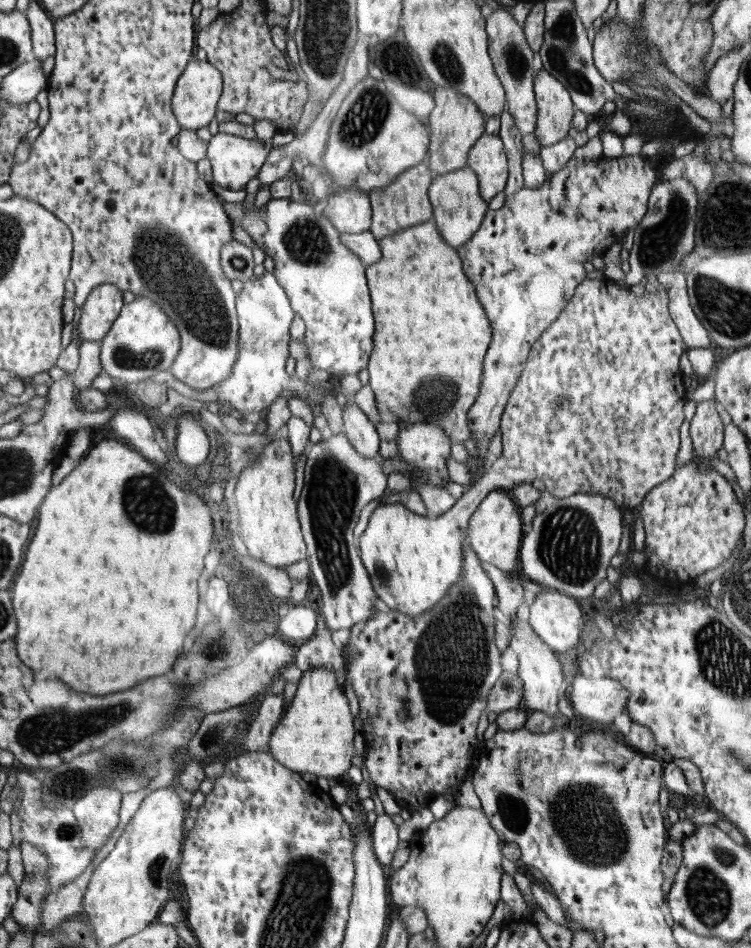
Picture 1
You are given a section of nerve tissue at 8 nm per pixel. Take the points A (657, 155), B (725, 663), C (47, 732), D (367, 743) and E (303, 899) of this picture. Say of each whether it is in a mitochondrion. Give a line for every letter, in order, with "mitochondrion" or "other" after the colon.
A: other
B: mitochondrion
C: mitochondrion
D: other
E: mitochondrion

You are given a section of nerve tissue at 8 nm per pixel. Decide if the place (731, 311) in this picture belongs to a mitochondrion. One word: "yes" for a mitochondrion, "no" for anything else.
yes

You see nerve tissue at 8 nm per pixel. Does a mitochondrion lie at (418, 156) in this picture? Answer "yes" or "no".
no

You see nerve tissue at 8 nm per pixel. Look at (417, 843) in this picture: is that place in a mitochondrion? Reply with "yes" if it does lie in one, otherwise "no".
no

